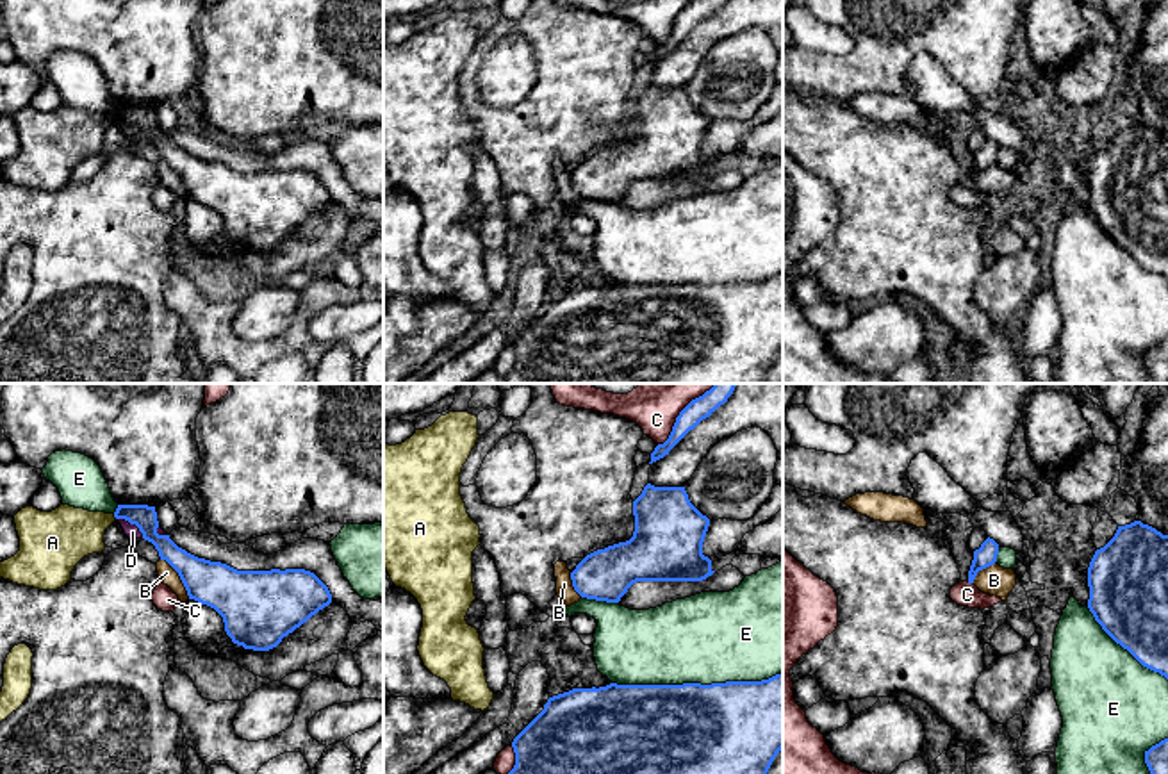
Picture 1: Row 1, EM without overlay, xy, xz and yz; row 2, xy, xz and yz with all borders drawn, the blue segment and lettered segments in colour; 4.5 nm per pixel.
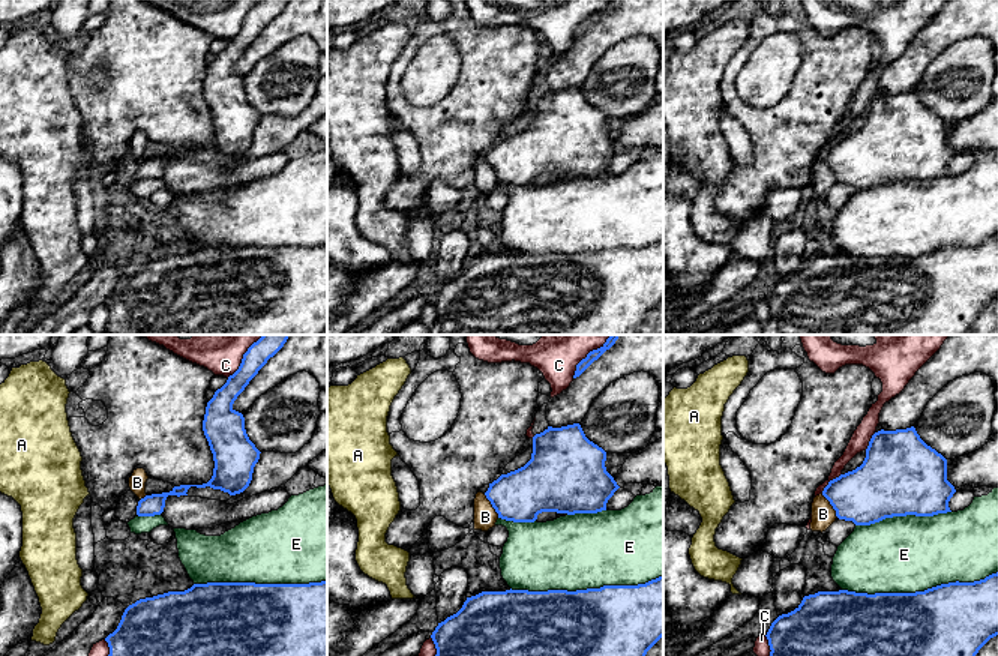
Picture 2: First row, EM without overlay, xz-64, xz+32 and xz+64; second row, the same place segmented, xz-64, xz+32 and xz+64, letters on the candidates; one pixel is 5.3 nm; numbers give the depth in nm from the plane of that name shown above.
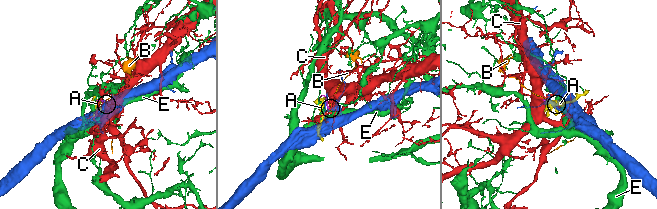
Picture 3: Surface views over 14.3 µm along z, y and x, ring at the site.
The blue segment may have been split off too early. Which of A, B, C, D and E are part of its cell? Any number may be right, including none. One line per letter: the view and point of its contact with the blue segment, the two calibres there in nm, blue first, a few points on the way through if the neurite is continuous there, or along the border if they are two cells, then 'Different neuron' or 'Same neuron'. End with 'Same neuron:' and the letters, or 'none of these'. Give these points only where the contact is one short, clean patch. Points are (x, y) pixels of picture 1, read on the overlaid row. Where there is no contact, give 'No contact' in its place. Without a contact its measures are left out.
A: Touches blue at xy (115, 516). Thickness 110 nm (blue) against 260 nm. Boundary: xy (113, 514), (116, 518). Different neuron
B: Touches blue at xy (180, 578). Thickness 220 nm (blue) against 80 nm. Boundary: xy (161, 559), (177, 573), (189, 598). Different neuron
C: Touches blue at xz (680, 412). Thickness 100 nm (blue) against 260 nm. Different neuron
D: Touches blue at xy (132, 523). Thickness 110 nm (blue) against 70 nm. Boundary: xy (116, 518), (132, 523), (143, 537). Different neuron
E: Touches blue at xz (696, 683). Thickness 420 nm (blue) against 420 nm. Different neuron
Same neuron: none of these

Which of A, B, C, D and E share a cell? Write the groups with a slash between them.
A / B / C / D / E

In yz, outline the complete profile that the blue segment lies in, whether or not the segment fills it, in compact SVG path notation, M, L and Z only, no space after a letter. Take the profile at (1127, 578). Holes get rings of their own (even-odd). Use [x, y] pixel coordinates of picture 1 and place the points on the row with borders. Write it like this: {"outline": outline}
{"outline": "M1134 521L1095 551L1088 608L1143 667L1168 679L1168 535Z"}

